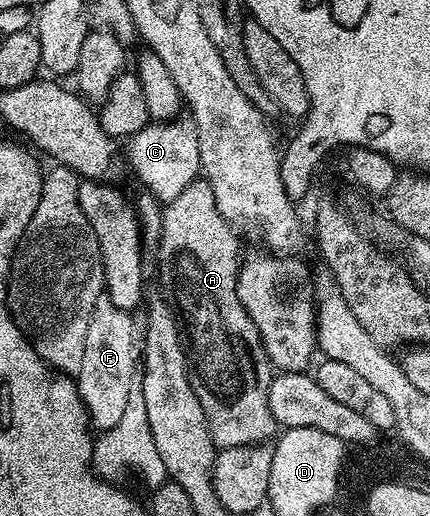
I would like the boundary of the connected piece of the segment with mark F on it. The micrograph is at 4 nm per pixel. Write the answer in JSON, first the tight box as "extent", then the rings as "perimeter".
{"extent":[75,294,139,430],"perimeter":[[[108,294],[101,295],[95,302],[95,310],[91,310],[83,366],[75,377],[75,383],[94,429],[104,430],[117,425],[134,395],[135,381],[139,376],[139,340],[133,337],[133,318],[115,306]]]}

